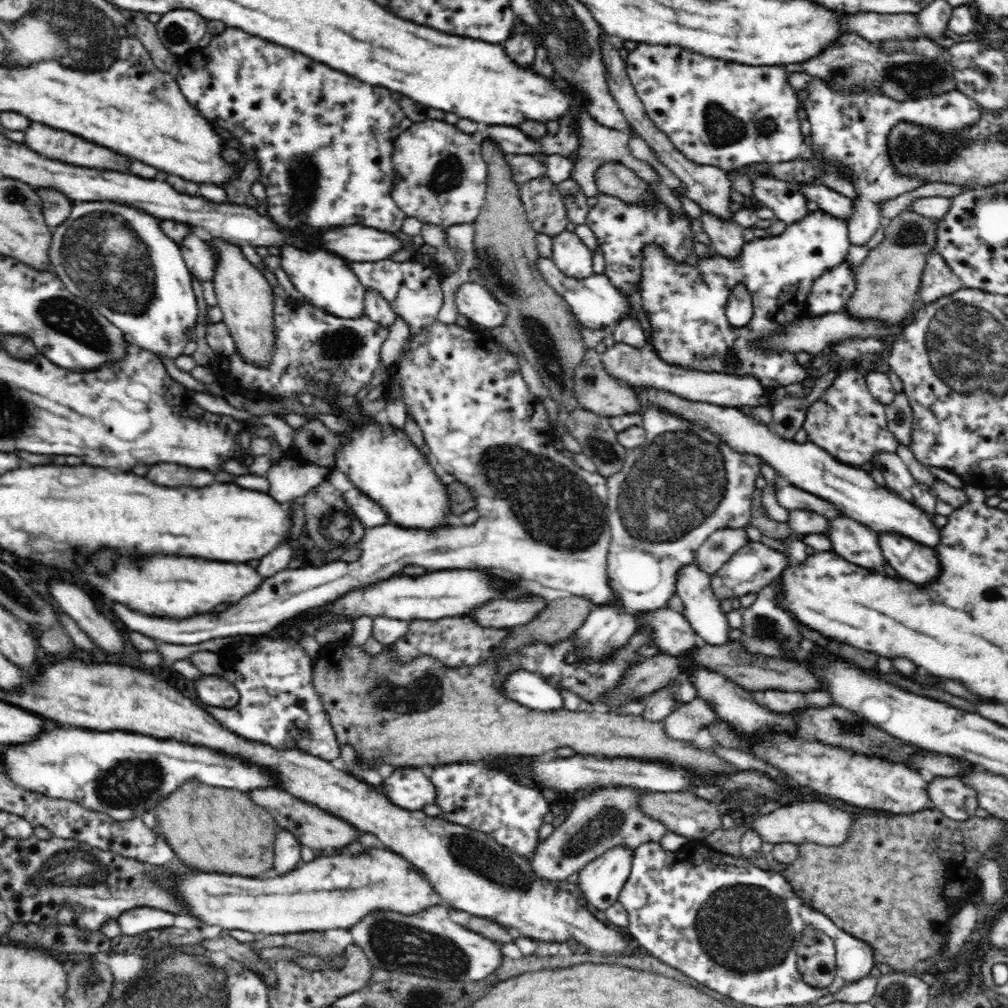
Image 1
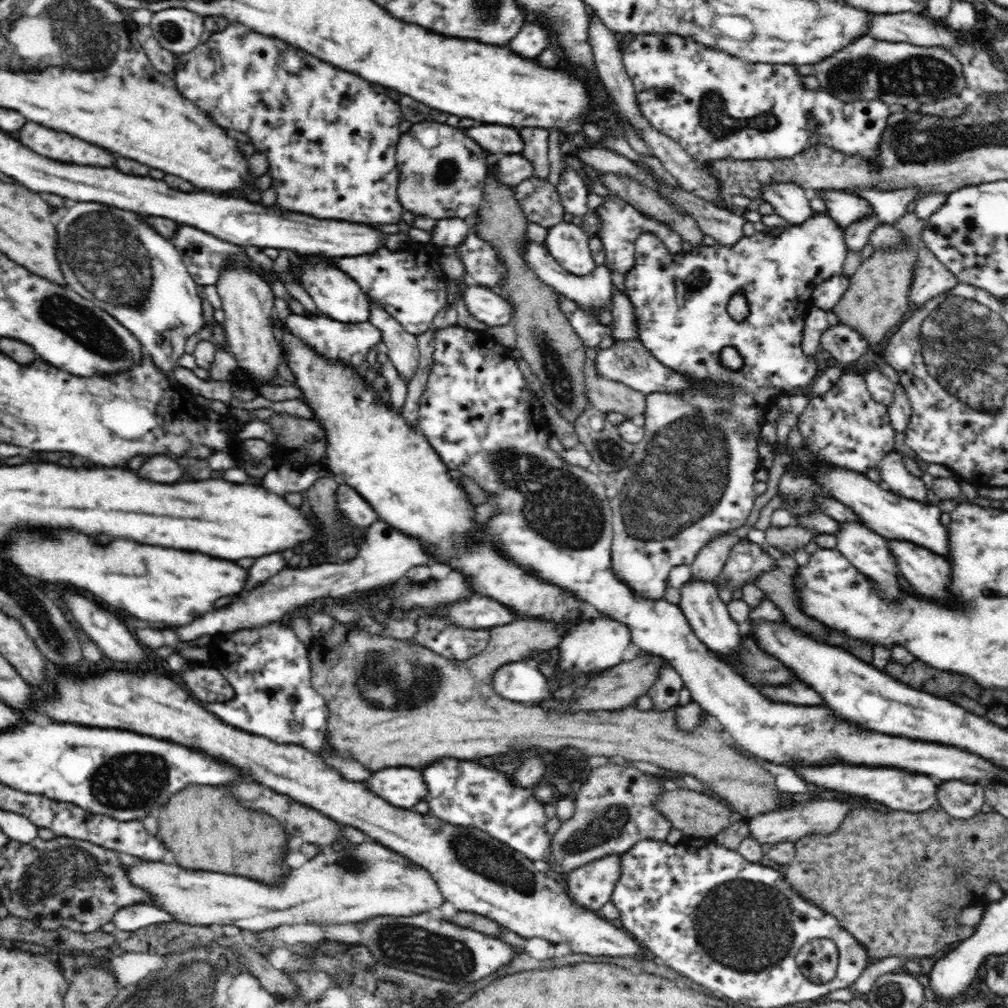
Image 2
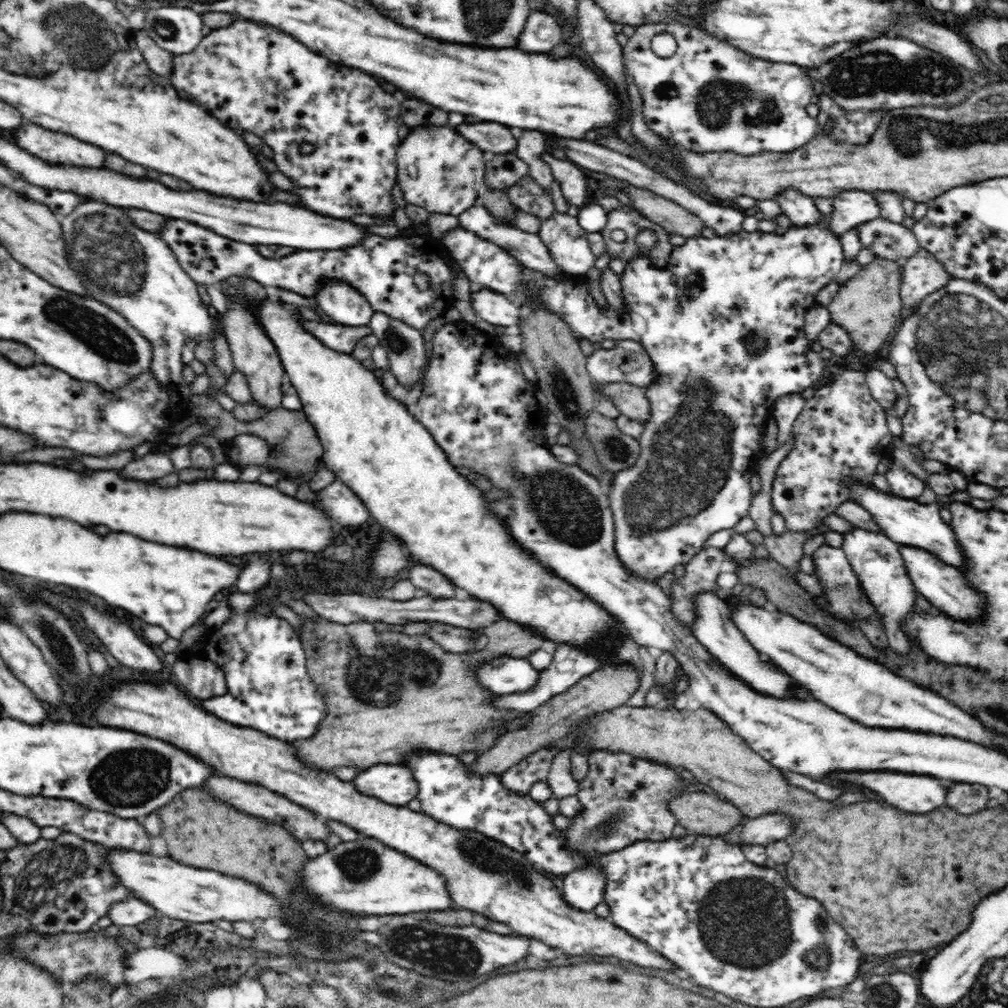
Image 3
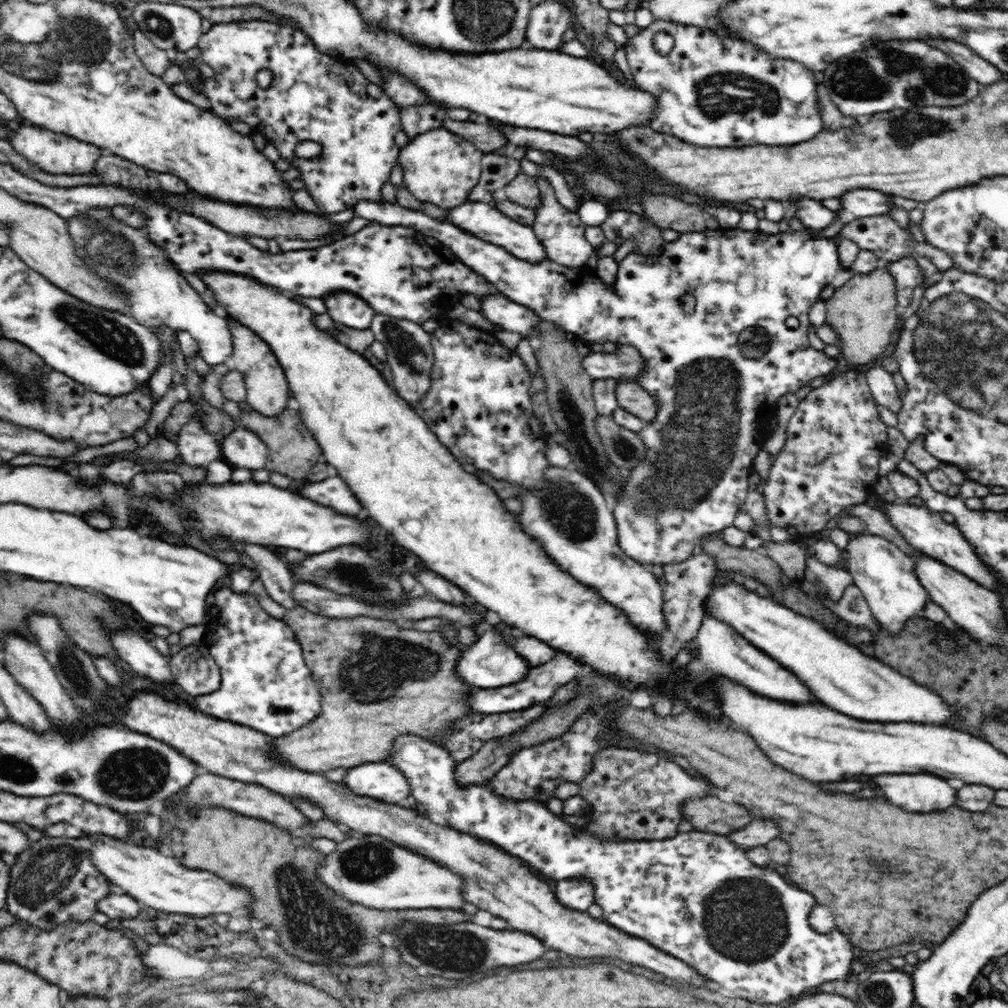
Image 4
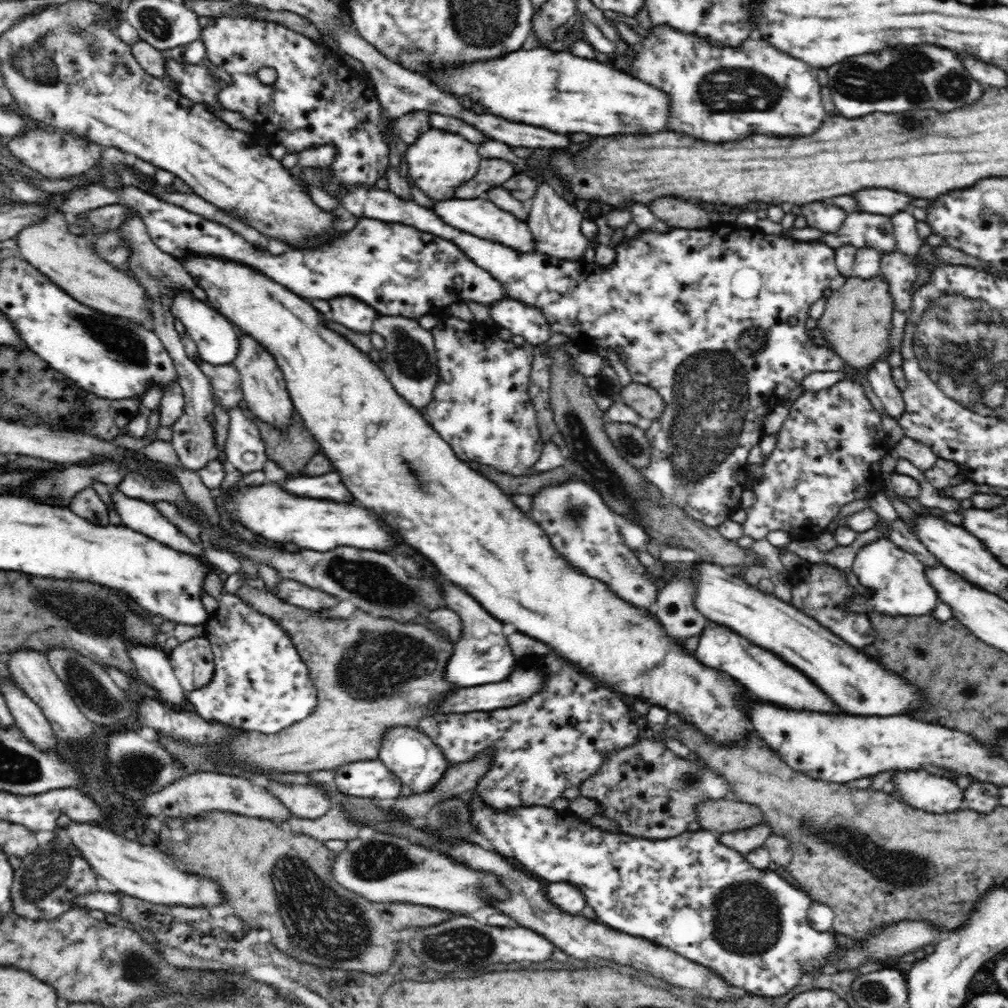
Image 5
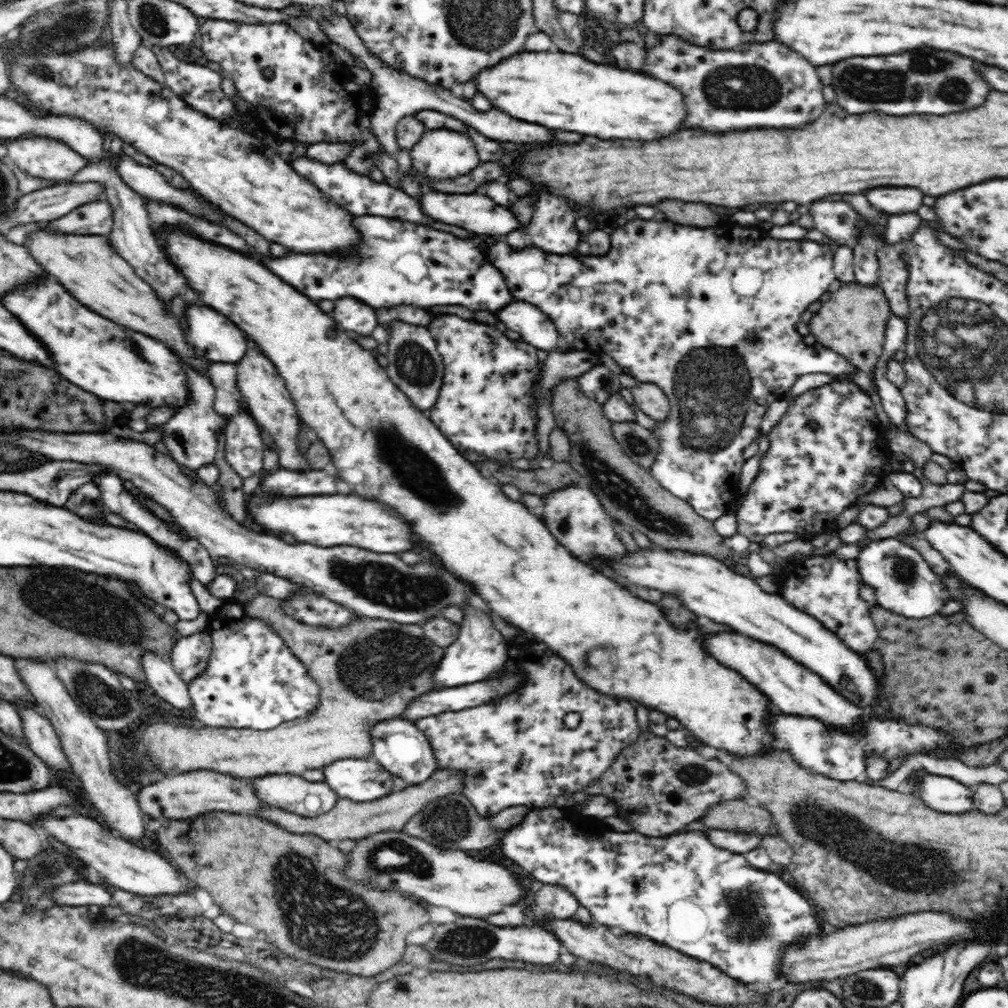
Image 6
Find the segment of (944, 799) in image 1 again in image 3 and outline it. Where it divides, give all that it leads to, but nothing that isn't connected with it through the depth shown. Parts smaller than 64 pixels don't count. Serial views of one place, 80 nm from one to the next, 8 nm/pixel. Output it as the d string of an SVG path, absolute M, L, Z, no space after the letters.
M955 783L948 788L945 804L958 814L974 814L986 809L990 800L988 788L982 784Z

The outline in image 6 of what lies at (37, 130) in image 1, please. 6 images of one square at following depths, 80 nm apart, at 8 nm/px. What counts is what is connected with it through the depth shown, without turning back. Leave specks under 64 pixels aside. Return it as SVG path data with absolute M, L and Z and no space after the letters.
M30 136L6 144L8 156L20 170L30 176L52 181L68 182L90 164L86 157L66 145L64 141L44 136Z

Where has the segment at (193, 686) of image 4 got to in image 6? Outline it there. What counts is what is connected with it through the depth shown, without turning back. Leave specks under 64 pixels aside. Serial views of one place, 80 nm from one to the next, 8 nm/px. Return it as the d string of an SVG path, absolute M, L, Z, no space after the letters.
M207 631L181 636L173 646L170 654L170 661L178 676L188 685L192 678L198 678L212 652L212 639Z

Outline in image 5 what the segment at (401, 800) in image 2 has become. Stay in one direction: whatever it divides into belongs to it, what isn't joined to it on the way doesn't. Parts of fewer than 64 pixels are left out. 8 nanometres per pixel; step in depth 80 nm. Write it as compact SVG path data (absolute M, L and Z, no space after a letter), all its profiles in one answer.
M380 759L342 764L334 769L334 788L344 795L388 803L398 798L403 783Z

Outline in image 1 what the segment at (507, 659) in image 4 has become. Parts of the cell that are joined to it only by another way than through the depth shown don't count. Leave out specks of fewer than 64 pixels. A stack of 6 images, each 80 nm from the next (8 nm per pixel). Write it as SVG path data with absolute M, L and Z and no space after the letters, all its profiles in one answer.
M516 670L502 682L506 697L534 710L551 712L564 708L564 698L556 687L537 672Z

